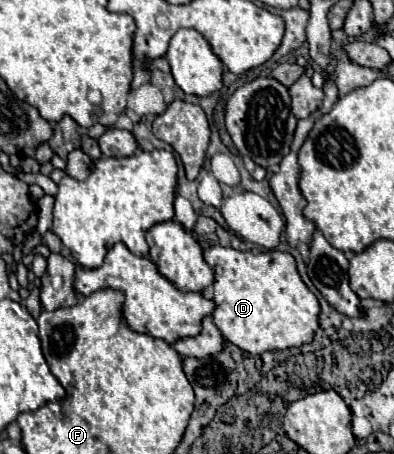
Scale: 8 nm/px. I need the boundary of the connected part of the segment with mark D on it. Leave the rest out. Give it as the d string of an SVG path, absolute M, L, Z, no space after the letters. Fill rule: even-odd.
M224 246L204 250L204 260L214 268L212 320L220 334L248 354L286 350L310 342L318 328L318 298L300 280L290 254L242 252Z

